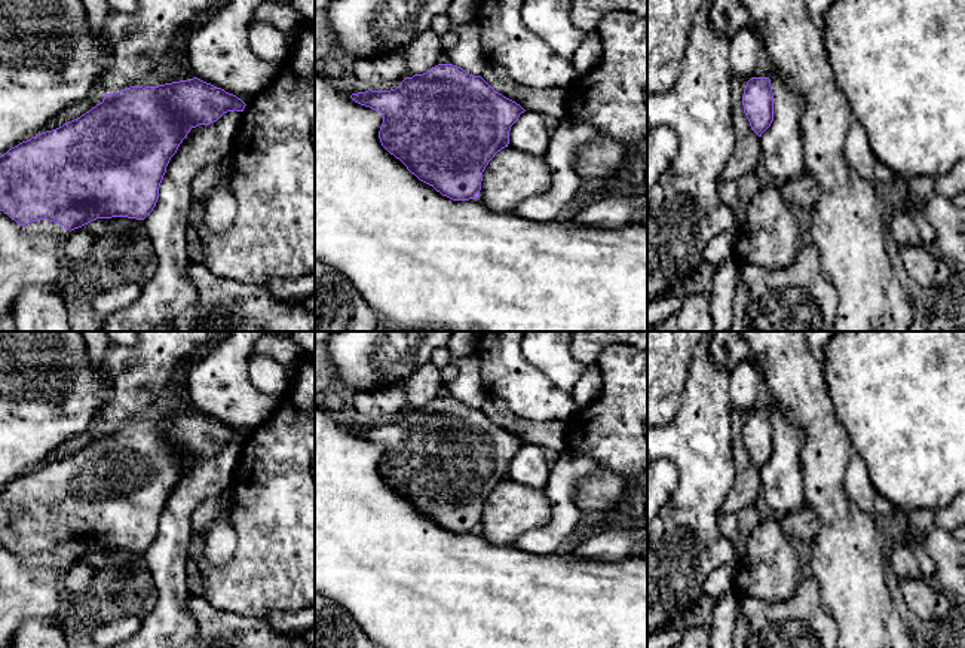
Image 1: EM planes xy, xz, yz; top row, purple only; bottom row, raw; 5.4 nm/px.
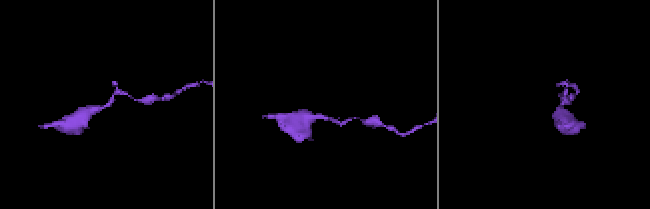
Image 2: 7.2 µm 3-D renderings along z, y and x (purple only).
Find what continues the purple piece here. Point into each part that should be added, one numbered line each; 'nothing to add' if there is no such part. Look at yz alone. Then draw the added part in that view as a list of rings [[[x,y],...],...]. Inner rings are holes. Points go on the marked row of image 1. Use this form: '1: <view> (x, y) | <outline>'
nothing to add

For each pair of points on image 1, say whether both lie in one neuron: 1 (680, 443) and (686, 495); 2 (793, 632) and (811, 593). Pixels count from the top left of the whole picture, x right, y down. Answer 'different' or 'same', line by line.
1: same
2: same

